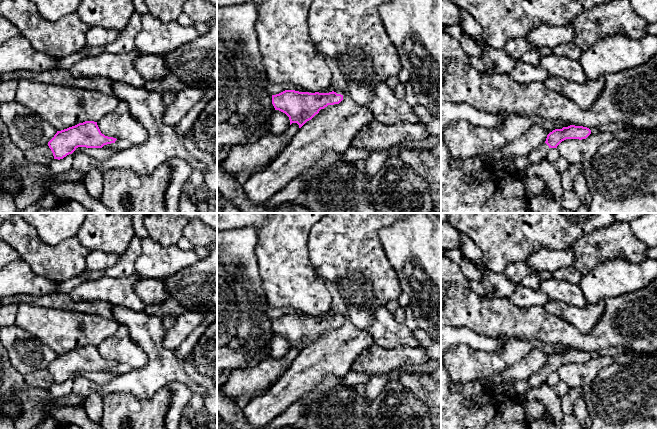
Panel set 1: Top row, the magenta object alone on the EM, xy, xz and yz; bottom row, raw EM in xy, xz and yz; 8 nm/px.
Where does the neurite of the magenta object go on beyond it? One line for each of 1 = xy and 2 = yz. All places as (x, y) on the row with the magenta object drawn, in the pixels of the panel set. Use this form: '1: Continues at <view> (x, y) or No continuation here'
1: No continuation here
2: Continues at yz (540, 153)

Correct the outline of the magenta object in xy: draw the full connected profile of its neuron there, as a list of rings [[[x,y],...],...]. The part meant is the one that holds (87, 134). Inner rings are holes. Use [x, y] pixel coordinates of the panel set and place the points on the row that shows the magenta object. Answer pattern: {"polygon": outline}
{"polygon": [[[85,121],[67,129],[57,131],[48,142],[54,159],[63,159],[72,154],[78,147],[102,148],[115,143],[117,139],[101,133],[97,122]]]}

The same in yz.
{"polygon": [[[570,125],[562,129],[555,129],[547,135],[546,141],[538,148],[534,149],[527,158],[531,163],[539,163],[546,159],[550,148],[557,146],[566,139],[586,139],[591,134],[591,130],[583,126]]]}

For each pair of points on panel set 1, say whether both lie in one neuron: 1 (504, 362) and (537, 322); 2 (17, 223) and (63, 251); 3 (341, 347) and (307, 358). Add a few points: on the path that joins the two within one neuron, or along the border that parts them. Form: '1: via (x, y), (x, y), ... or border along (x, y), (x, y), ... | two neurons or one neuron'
1: border along (500, 336), (536, 338), (546, 343) | two neurons
2: via (26, 235), (42, 251), (51, 251) | one neuron
3: via (333, 353), (321, 358), (315, 358) | one neuron

